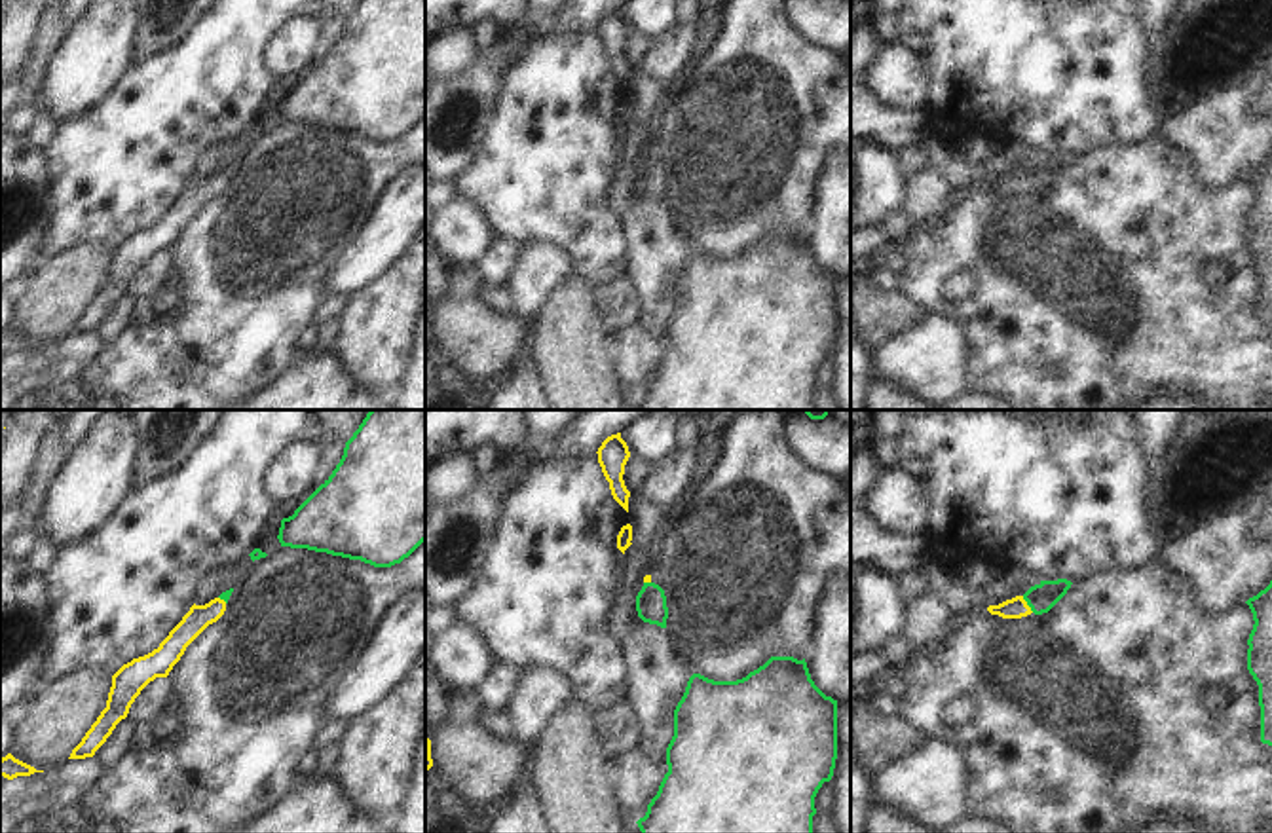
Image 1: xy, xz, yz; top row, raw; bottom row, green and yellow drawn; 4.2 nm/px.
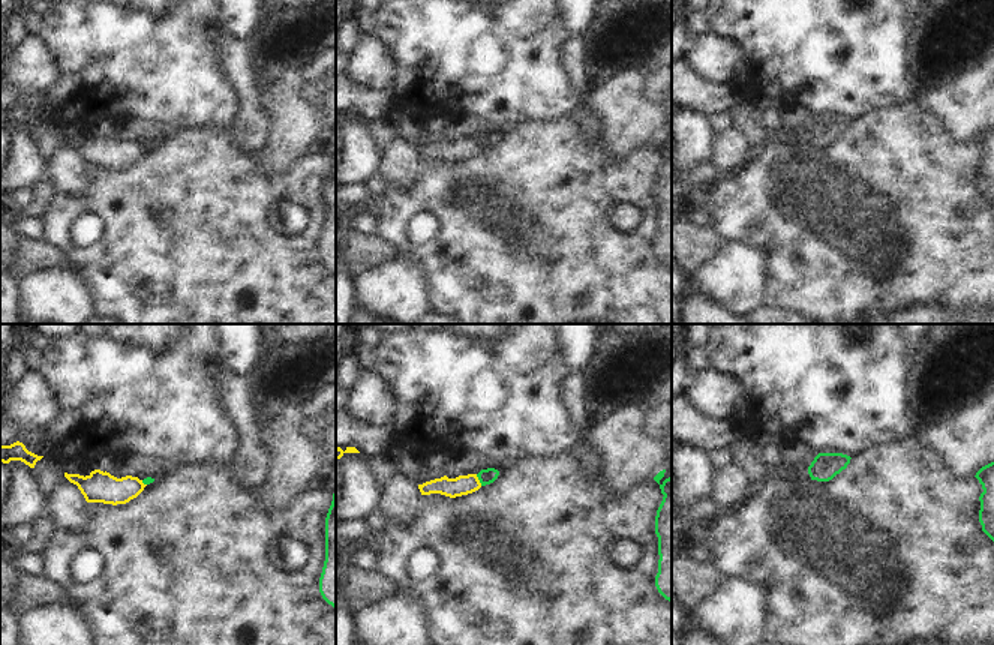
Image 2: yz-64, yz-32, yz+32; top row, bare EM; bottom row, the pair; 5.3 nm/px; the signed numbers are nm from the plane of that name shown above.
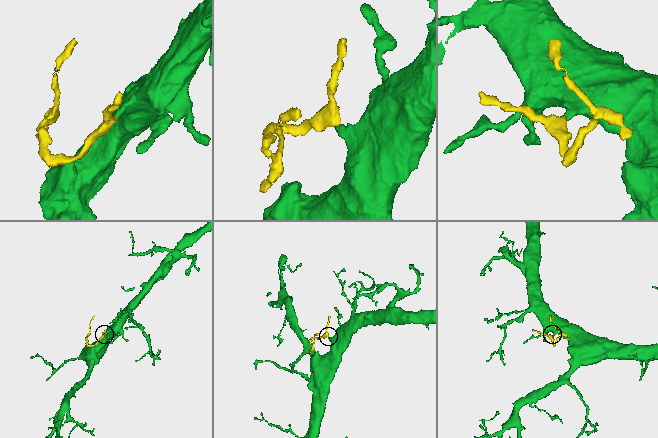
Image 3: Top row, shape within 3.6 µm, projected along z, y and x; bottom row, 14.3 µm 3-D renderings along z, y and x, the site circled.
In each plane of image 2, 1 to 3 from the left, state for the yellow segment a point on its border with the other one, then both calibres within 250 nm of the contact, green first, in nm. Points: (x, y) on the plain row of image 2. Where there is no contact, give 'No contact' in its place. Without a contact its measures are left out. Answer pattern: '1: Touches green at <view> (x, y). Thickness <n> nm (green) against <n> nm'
1: Touches green at yz-64 (144, 147). Thickness 40 nm (green) against 170 nm
2: Touches green at yz-32 (479, 143). Thickness 80 nm (green) against 110 nm
3: No contact

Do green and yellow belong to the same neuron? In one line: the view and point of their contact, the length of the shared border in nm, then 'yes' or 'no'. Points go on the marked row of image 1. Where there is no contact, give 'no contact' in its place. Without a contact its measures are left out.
yz (1028, 604) | 90 nm | yes

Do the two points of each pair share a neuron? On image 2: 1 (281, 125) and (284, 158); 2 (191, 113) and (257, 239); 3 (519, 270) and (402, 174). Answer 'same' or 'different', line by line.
1: same
2: different
3: different

